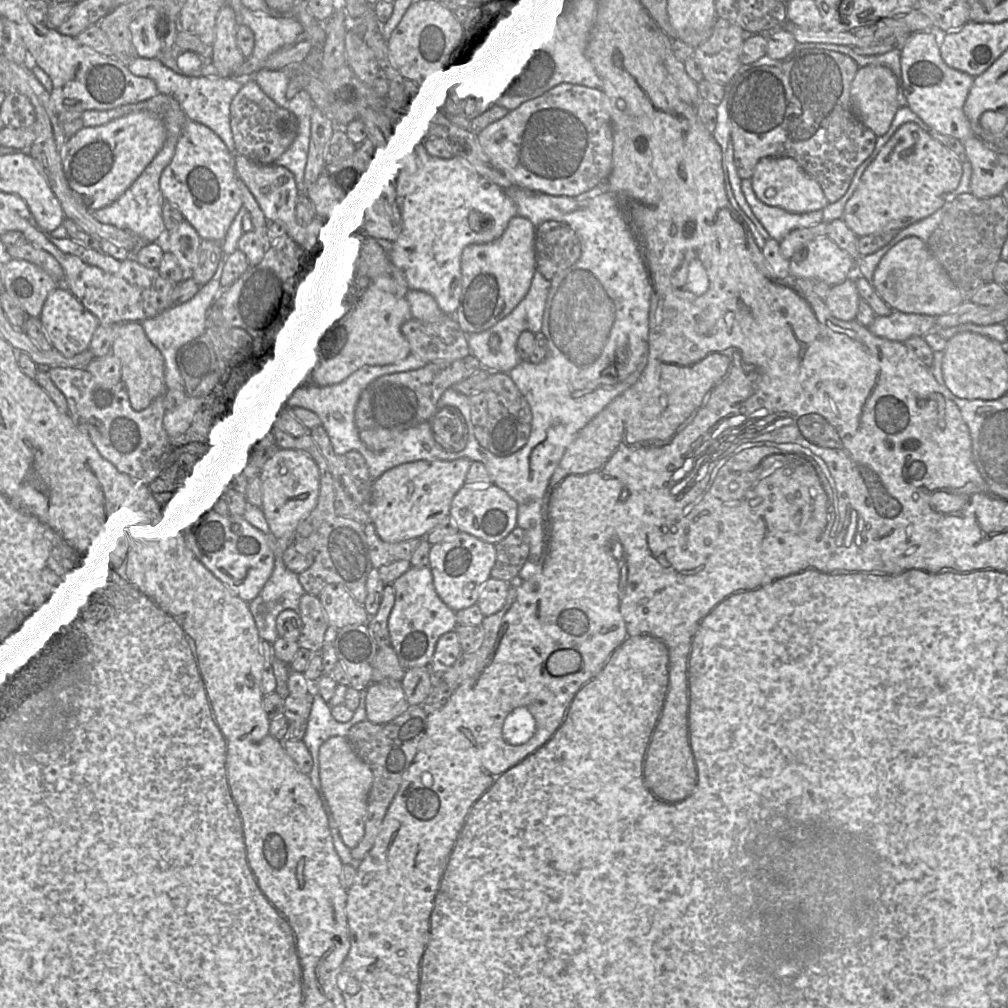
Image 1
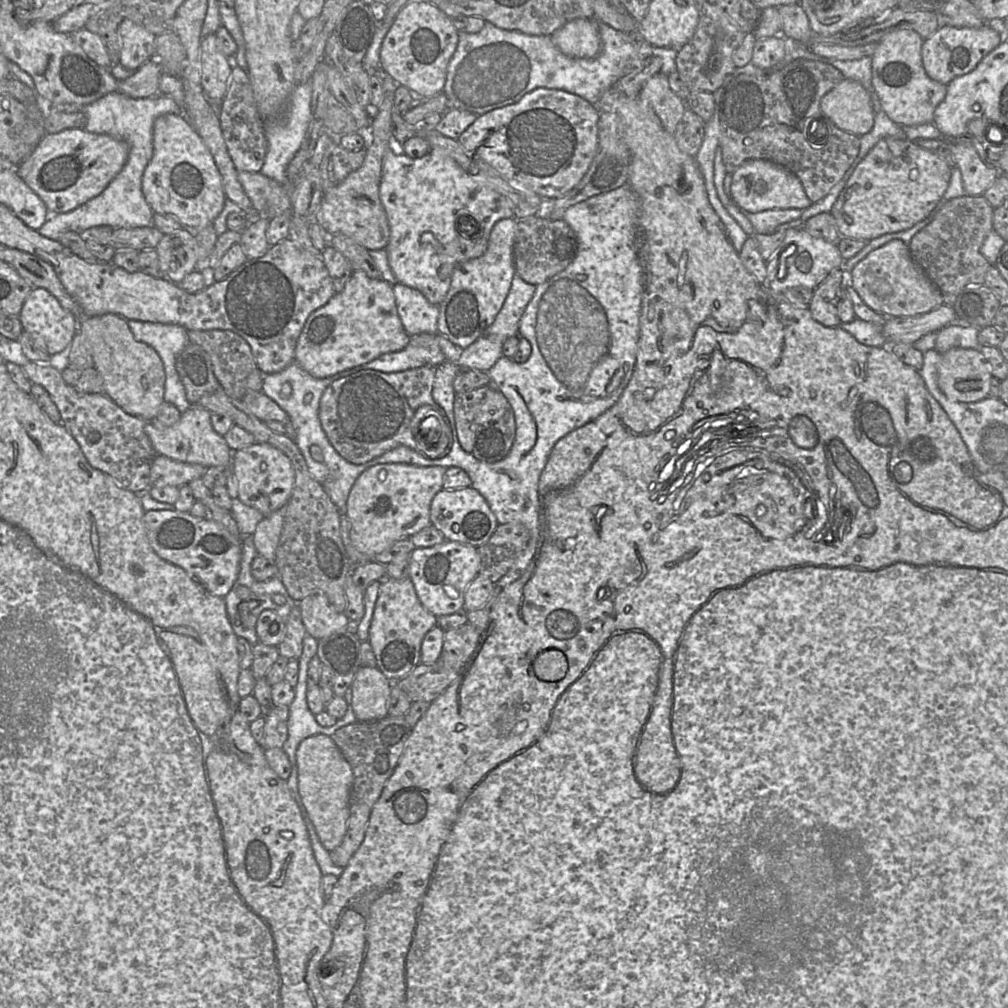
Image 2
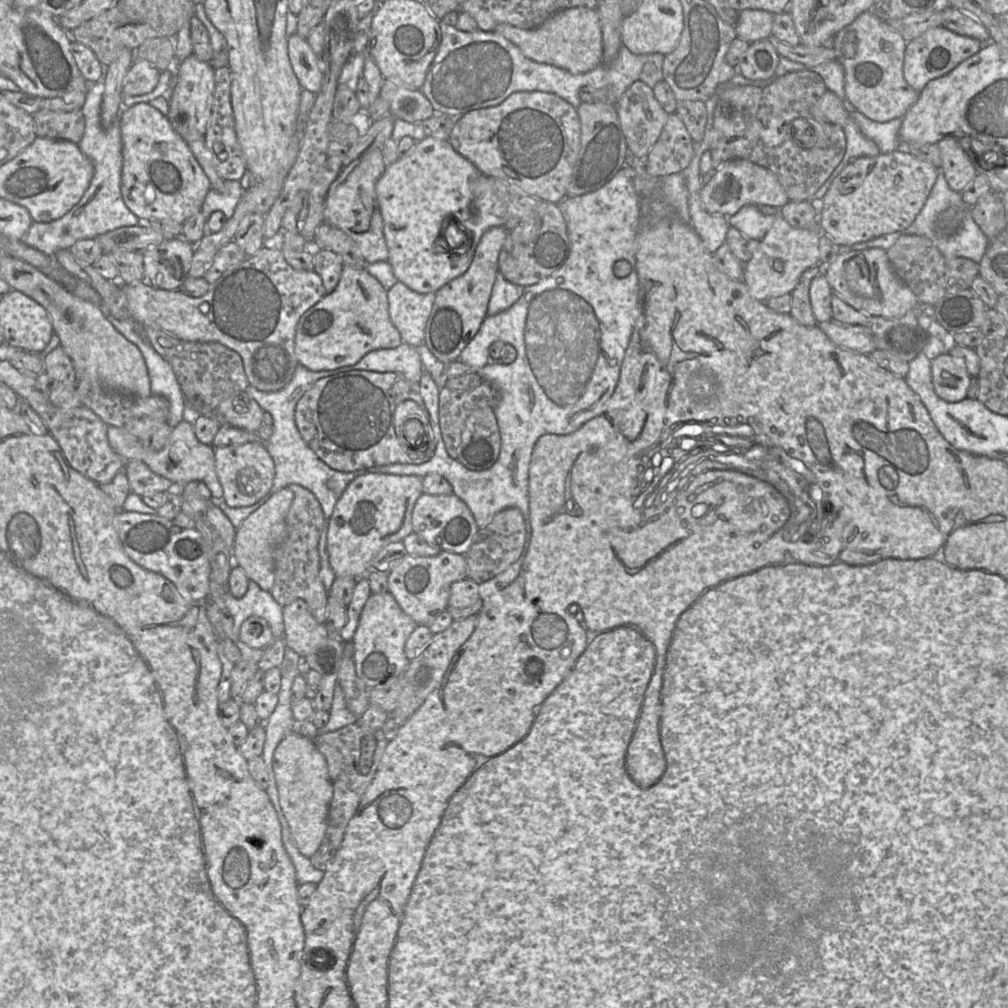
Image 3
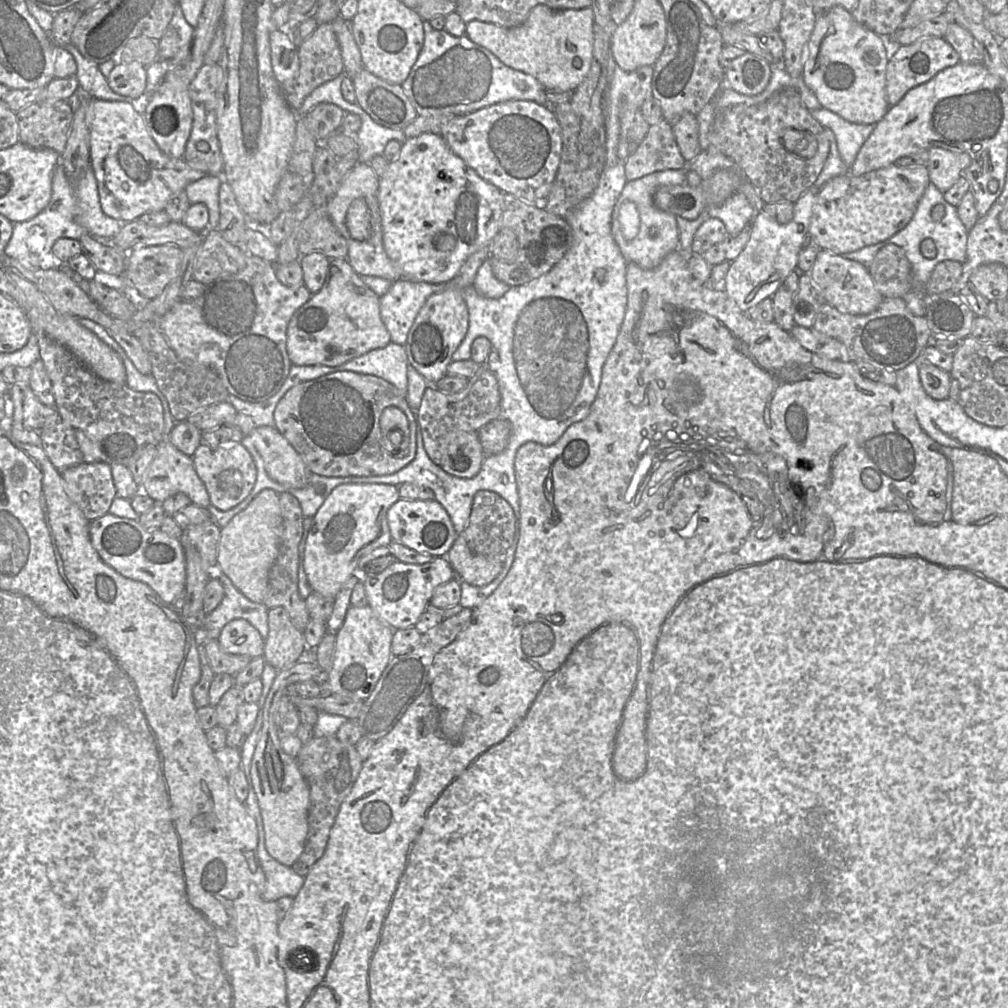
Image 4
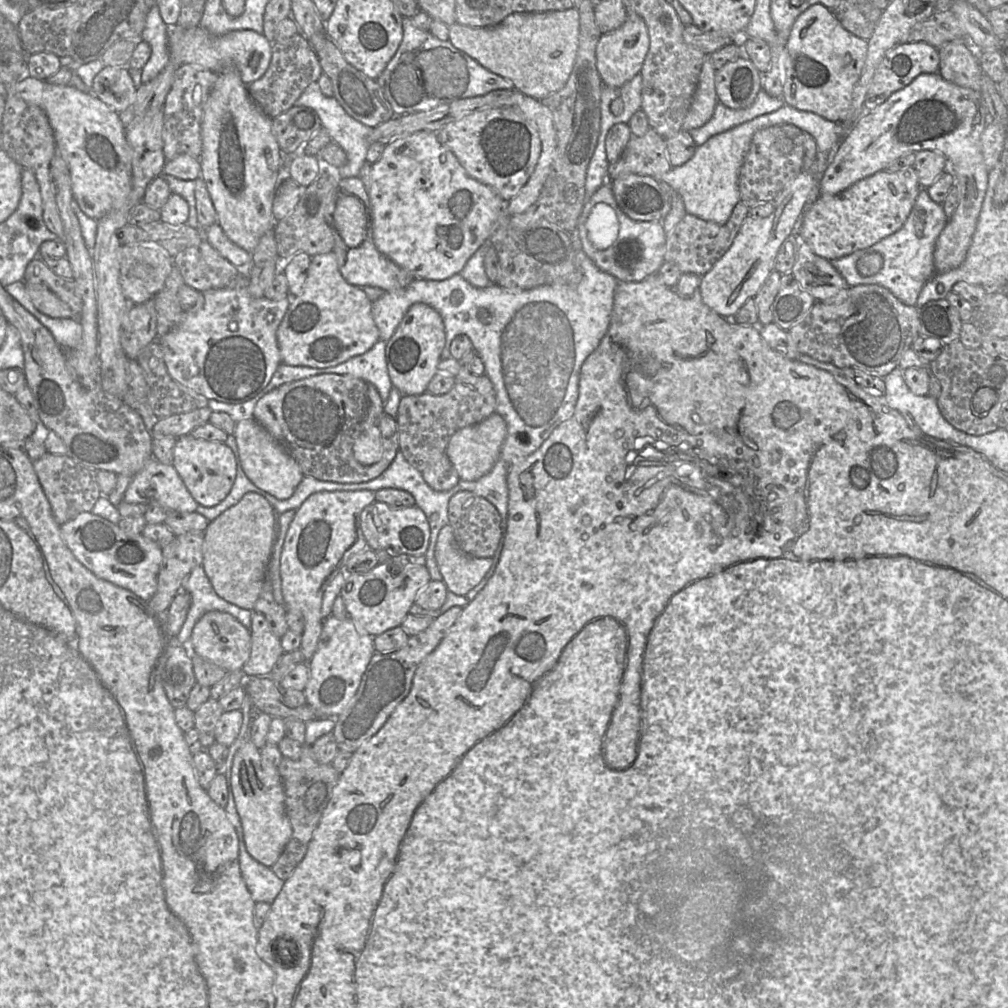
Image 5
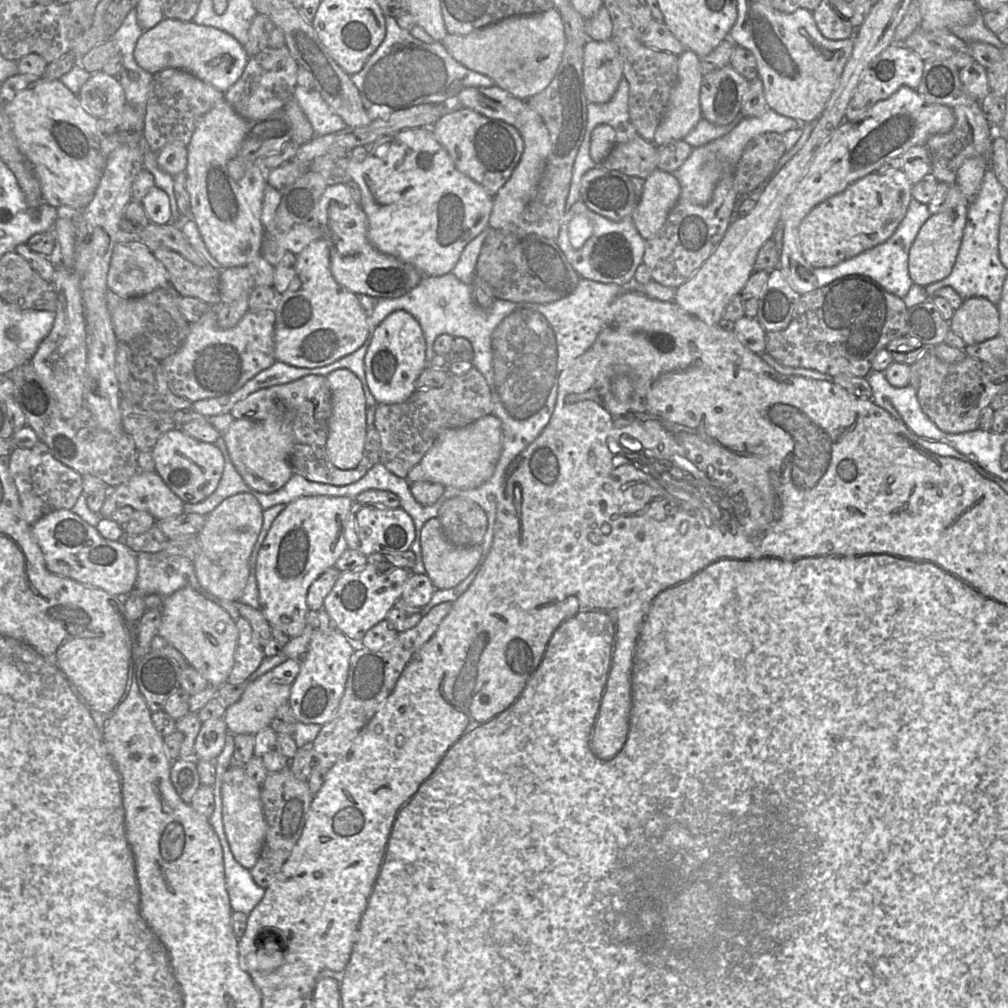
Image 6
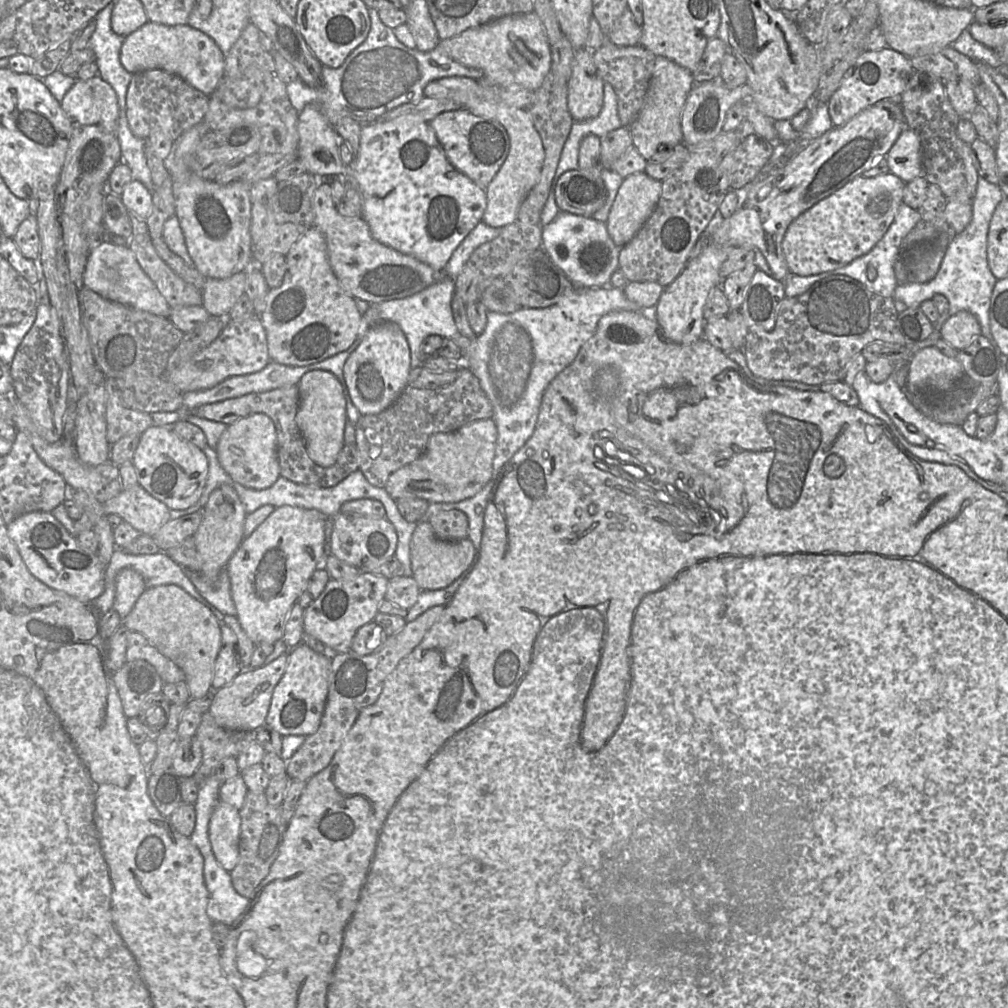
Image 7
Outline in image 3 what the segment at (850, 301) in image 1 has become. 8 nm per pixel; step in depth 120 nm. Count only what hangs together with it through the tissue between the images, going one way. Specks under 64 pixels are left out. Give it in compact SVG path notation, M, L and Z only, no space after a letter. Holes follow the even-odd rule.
M817 265L806 269L791 293L792 303L789 314L805 327L812 327L818 324L811 308L809 289L812 280L822 274L823 268L824 265Z

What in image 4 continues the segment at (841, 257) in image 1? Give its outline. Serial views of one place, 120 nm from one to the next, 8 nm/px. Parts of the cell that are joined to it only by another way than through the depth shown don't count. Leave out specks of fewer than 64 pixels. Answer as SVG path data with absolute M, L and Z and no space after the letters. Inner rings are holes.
M814 186L804 192L794 202L794 215L787 223L780 223L762 211L755 215L745 247L730 262L723 289L743 312L755 307L763 299L772 297L785 279L793 271L798 271L798 255L805 237L809 234L817 195Z

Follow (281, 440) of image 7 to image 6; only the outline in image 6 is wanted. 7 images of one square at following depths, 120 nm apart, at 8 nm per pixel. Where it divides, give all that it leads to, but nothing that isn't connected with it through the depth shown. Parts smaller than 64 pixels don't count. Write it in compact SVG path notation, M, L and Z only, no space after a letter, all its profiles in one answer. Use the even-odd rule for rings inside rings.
M309 375L296 381L258 390L243 400L235 403L229 414L233 419L264 421L278 420L291 427L294 447L290 462L293 473L309 481L346 486L359 481L367 471L379 463L380 437L374 427L374 410L367 408L367 434L364 454L361 462L354 469L336 468L329 460L326 443L328 437L328 420L332 412L332 393L325 376Z

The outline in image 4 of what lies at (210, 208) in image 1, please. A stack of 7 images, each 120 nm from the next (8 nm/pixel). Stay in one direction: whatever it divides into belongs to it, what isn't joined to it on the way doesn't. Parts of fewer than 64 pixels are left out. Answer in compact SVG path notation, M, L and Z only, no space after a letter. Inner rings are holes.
M87 97L85 112L89 129L90 166L98 183L102 211L119 221L131 222L148 212L164 211L169 200L184 192L186 186L205 177L202 171L193 169L182 158L172 158L164 154L147 131L143 113L138 112L132 102L108 101Z

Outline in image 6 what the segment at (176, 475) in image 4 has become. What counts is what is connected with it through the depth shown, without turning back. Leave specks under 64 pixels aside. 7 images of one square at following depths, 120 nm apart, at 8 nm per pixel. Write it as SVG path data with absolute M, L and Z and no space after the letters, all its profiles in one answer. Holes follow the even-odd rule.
M138 471L125 483L110 489L98 512L102 518L110 517L115 510L124 506L148 512L157 522L184 512L185 503L155 471Z

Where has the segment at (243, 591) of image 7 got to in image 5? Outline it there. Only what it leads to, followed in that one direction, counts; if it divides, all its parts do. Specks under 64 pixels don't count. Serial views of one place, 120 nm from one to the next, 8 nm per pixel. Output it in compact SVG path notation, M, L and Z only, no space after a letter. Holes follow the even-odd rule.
M370 490L317 492L296 510L285 534L280 552L282 602L287 612L298 610L304 618L299 650L306 661L314 655L322 631L321 608L327 585L338 571L344 570L352 555L370 550L358 532L358 516L374 502L375 492Z

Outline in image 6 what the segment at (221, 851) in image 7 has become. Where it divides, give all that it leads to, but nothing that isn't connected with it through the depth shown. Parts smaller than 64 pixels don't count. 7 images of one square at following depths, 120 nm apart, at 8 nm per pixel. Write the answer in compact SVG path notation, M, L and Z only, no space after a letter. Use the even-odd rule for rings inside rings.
M229 766L221 784L224 832L235 860L247 869L257 862L264 845L267 823L260 799L260 785L244 767Z

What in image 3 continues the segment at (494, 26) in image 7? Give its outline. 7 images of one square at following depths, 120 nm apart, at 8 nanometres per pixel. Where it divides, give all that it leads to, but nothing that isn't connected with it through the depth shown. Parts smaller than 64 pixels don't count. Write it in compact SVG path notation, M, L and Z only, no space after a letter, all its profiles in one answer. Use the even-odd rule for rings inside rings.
M568 8L554 13L536 28L521 29L500 23L493 32L516 45L527 58L573 74L591 71L602 62L603 42L598 9Z

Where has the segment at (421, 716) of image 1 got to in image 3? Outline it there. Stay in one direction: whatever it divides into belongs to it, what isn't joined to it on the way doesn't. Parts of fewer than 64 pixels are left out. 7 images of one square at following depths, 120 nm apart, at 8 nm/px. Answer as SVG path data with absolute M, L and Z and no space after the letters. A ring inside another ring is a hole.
M352 723L336 731L318 735L314 741L317 749L326 760L333 785L333 797L329 807L326 833L318 850L309 857L311 864L316 869L325 871L341 846L346 828L356 813L367 788L373 781L390 740L381 729L366 729Z

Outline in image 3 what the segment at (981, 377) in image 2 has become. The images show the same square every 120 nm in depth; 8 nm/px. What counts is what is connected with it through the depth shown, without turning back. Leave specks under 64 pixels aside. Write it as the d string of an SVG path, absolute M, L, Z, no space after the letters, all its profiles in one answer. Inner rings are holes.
M942 354L931 362L932 382L936 394L947 402L959 402L968 396L972 376L964 361Z

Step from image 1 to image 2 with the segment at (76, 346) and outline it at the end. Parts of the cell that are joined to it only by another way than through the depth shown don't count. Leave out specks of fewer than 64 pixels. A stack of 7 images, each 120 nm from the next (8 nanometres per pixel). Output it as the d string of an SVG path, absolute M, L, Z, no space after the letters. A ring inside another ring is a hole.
M34 288L27 296L19 313L23 332L30 334L34 344L49 355L67 354L78 333L78 317L63 308L58 299L43 288Z

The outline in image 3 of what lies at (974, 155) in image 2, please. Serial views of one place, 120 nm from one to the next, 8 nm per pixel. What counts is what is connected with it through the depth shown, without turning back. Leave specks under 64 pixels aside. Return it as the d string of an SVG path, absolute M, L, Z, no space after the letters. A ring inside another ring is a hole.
M944 139L937 143L940 152L941 166L939 171L944 177L949 187L958 193L961 193L978 175L969 155L964 151L962 146L954 139Z

